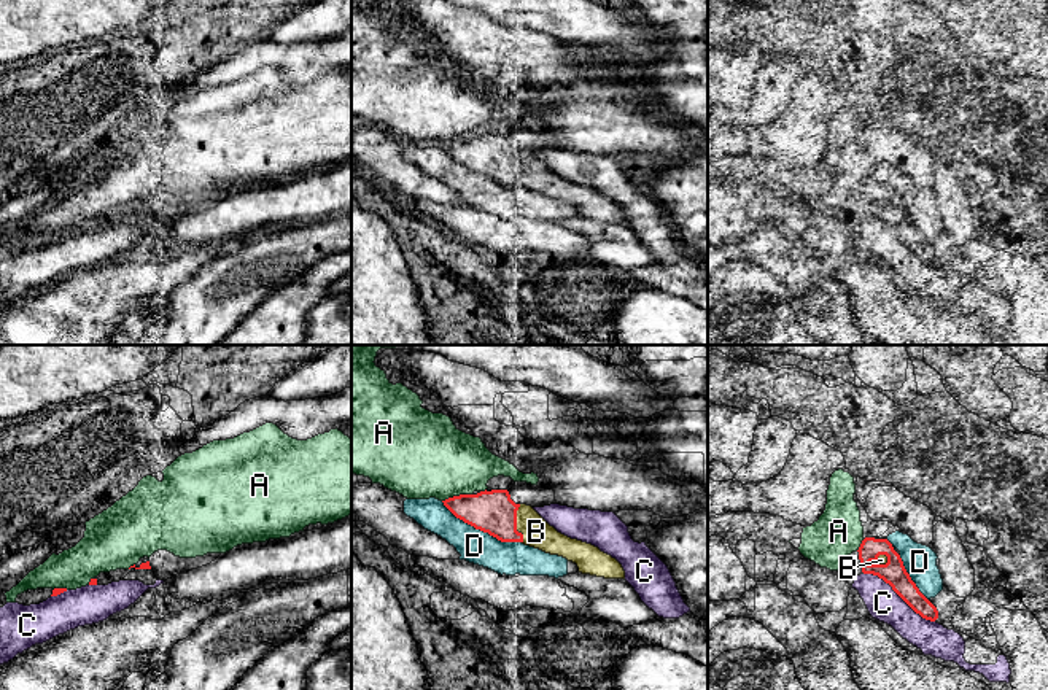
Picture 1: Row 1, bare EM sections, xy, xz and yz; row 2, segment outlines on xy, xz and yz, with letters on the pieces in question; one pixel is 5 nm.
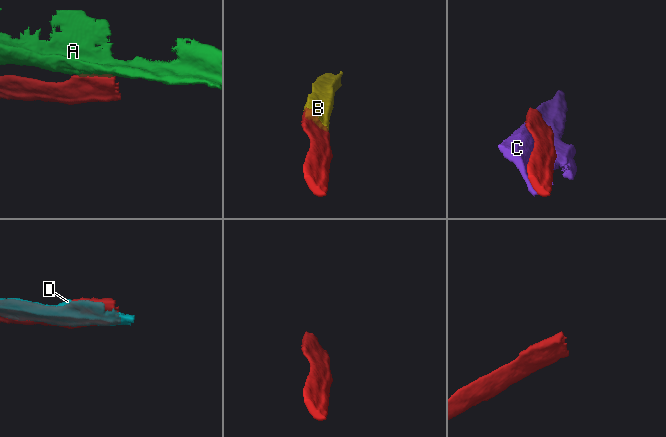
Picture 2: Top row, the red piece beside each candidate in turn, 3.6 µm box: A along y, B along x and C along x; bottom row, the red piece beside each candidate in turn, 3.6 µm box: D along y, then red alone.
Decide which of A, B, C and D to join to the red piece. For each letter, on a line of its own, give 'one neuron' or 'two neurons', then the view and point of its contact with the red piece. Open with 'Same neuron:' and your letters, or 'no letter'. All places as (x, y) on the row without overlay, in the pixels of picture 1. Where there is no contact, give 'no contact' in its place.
Same neuron: B
A: two neurons; contact xz (457, 140)
B: one neuron; contact xz (516, 167)
C: two neurons; contact yz (899, 239)
D: two neurons; contact xz (481, 174)

